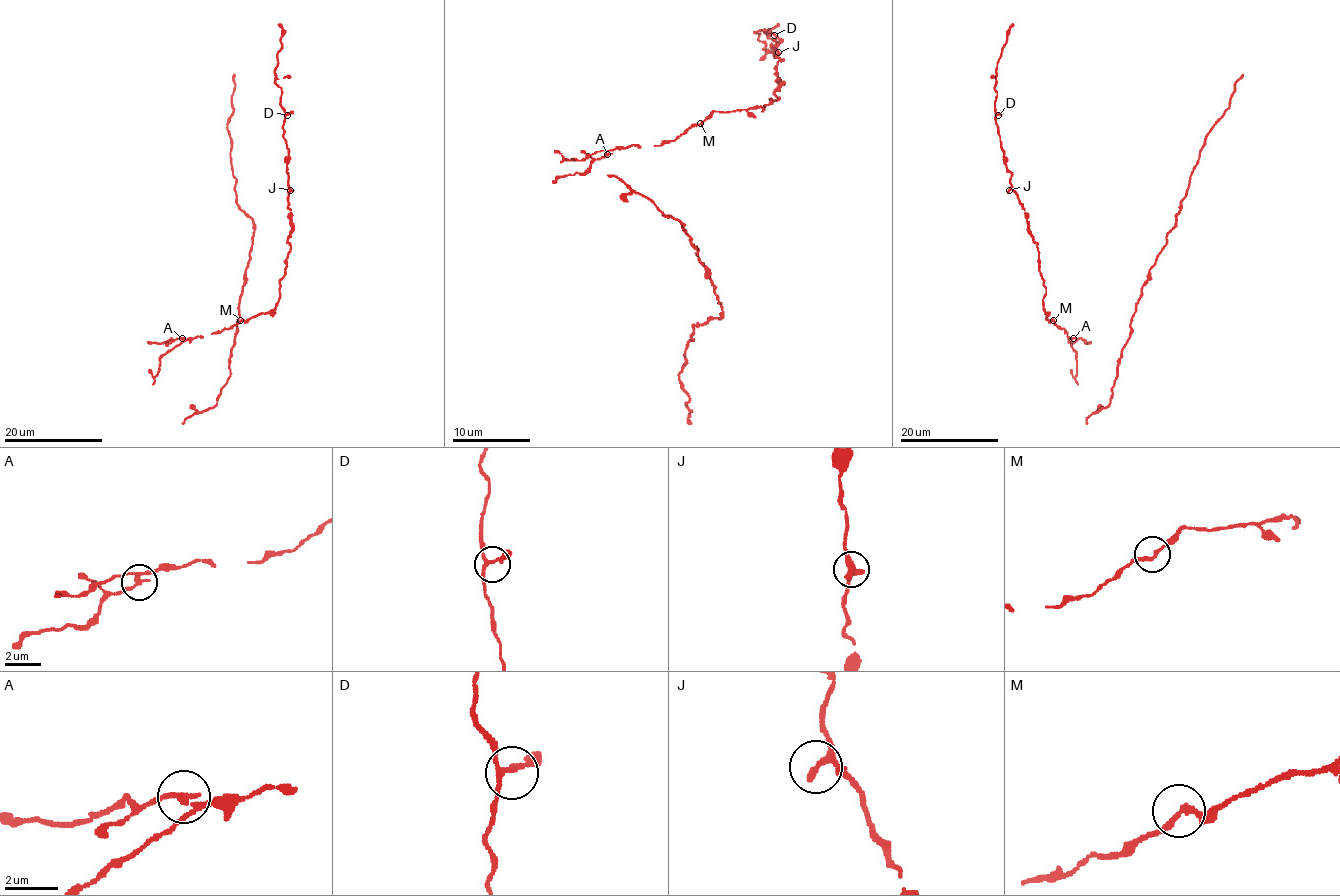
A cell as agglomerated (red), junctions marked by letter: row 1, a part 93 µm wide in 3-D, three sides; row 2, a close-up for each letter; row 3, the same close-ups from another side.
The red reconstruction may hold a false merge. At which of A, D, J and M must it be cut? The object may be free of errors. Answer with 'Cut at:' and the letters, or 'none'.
Cut at: A

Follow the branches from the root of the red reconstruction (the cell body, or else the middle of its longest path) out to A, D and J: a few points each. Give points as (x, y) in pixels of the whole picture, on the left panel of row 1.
A: (156, 374), (159, 359), (181, 338)
D: (156, 374), (159, 359), (184, 341), (274, 309), (291, 246), (288, 149), (282, 127), (287, 115)
J: (156, 374), (159, 359), (184, 341), (229, 329), (274, 309), (291, 246), (287, 241), (290, 190)

